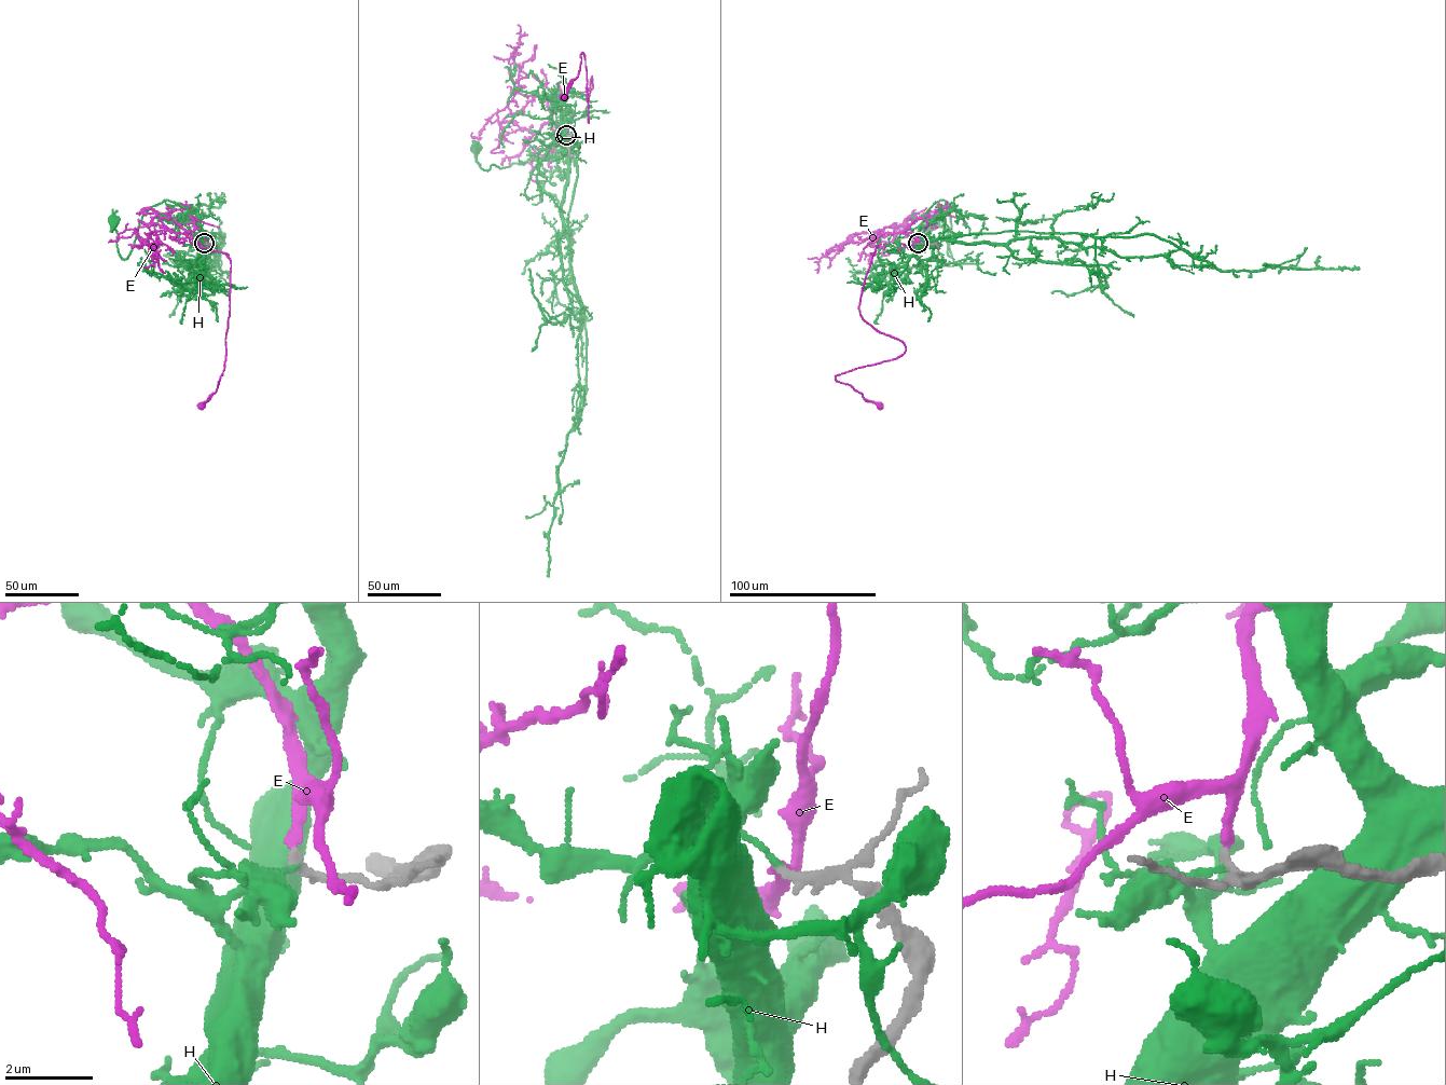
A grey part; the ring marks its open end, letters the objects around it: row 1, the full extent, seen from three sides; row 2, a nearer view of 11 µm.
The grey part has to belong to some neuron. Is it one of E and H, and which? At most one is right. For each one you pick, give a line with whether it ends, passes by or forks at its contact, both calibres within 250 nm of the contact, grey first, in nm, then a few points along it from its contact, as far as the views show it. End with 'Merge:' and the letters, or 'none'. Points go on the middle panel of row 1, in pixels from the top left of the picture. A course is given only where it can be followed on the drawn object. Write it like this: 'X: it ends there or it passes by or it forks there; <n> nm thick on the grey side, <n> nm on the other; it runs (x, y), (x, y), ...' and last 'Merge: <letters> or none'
E: it ends there; 220 nm thick on the grey side, 240 nm on the other; it runs (567, 135), (553, 132), (548, 99), (592, 88), (592, 77), (588, 123), (582, 52), (578, 73), (565, 96)
Merge: E

